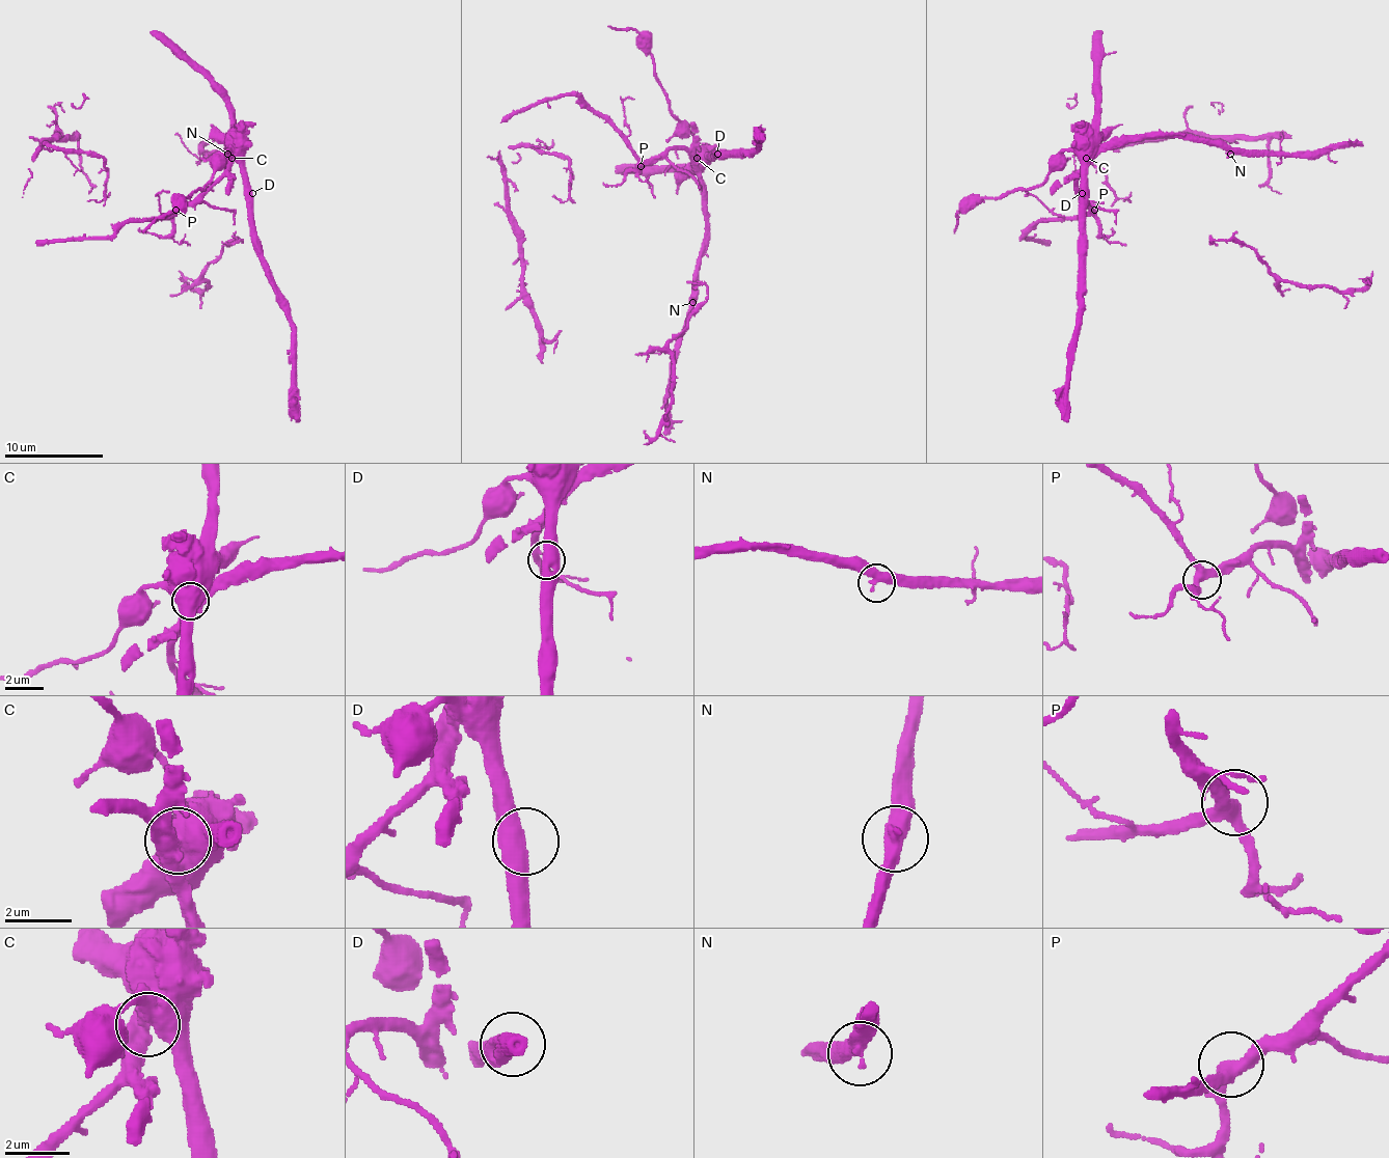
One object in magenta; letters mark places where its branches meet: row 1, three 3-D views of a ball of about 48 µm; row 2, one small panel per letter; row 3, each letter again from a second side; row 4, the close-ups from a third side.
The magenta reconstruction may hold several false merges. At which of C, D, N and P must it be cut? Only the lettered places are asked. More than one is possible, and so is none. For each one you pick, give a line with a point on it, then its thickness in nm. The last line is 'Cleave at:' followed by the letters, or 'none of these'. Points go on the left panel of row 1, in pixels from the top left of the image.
C: (232, 158) | 700 nm
Cleave at: C

